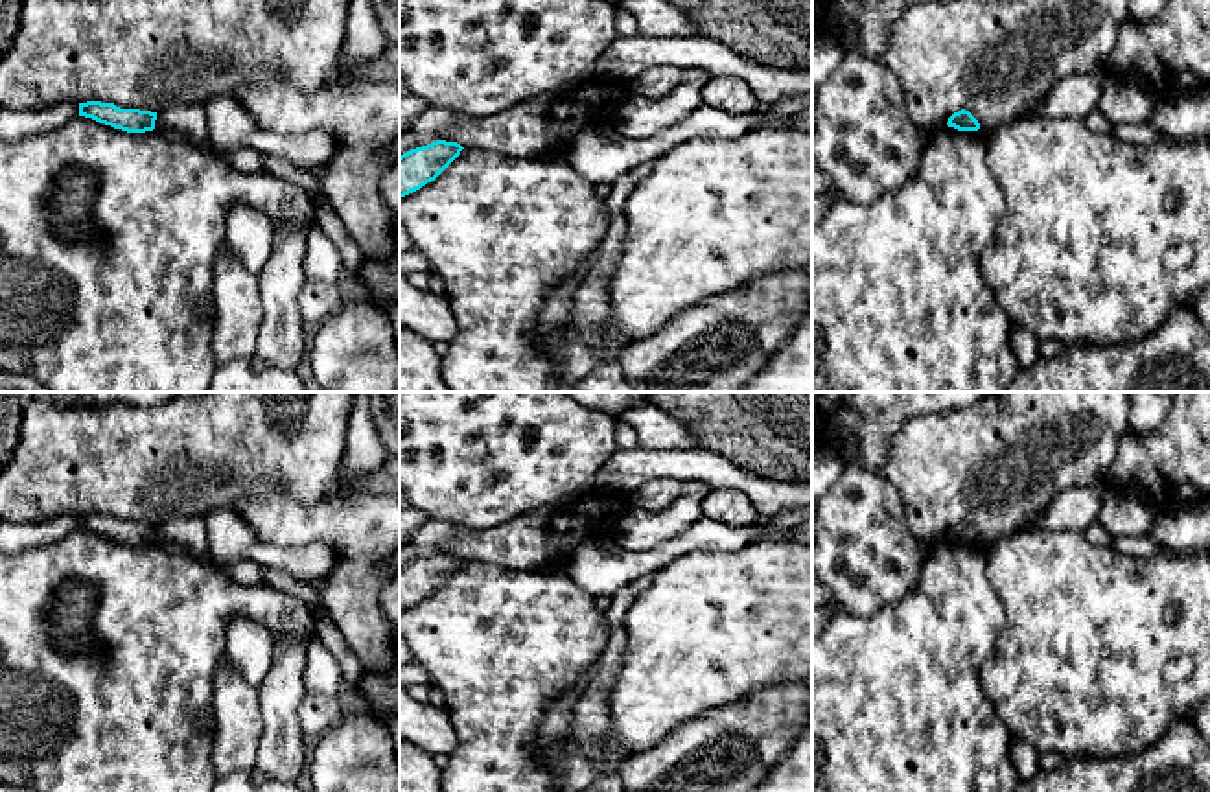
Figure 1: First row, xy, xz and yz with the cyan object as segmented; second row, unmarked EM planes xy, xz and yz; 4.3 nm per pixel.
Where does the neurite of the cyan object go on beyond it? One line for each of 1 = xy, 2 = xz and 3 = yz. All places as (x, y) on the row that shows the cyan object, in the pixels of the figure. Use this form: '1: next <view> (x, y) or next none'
1: next xy (183, 122)
2: next none
3: next none

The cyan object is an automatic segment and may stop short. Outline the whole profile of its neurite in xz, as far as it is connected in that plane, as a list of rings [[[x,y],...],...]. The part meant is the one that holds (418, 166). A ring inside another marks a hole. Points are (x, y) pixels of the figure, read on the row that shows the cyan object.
[[[436,140],[400,157],[400,199],[435,181],[462,151],[457,142]]]

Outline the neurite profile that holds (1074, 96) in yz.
[[[1103,72],[1066,76],[1026,116],[1083,120],[1098,109],[1103,79]]]

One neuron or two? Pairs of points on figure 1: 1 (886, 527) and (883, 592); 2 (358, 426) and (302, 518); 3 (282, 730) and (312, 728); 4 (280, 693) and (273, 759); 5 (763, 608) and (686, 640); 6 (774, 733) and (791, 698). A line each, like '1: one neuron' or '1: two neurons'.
1: one neuron
2: two neurons
3: two neurons
4: one neuron
5: one neuron
6: one neuron

